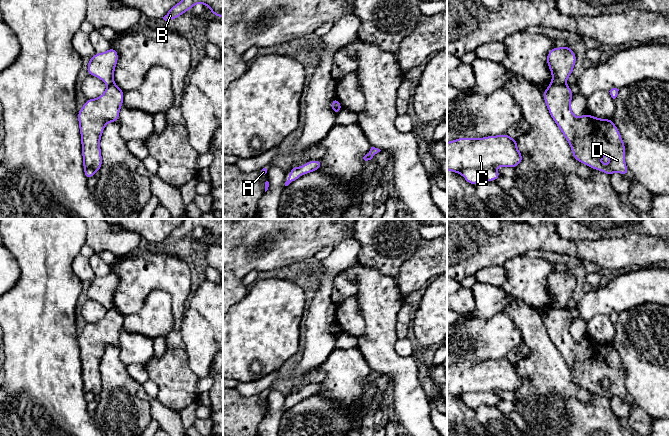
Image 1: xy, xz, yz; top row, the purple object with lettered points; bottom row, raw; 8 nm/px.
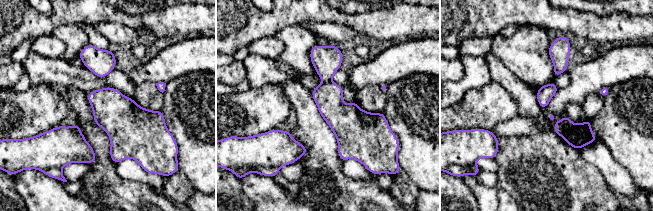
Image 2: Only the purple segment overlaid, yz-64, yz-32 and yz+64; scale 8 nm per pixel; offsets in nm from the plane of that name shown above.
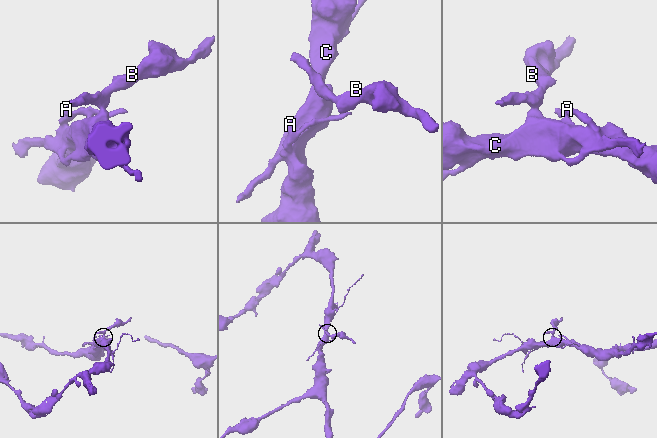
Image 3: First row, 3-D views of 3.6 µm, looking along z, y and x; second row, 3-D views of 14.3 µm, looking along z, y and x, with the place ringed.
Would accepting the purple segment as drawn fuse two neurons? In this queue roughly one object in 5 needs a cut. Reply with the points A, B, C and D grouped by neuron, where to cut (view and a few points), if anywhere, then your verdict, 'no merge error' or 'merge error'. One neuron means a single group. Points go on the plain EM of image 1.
A C D / B | yz (551, 306), (564, 308) | merge error

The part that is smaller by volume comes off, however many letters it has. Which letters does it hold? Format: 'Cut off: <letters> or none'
Cut off: B

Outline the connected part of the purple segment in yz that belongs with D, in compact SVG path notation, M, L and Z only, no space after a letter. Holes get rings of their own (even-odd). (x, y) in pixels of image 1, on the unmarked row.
M550 307L543 322L578 386L609 400L614 396L630 399L625 388L625 367L611 343L599 343L588 337L575 341L570 332L573 316L566 308ZM604 379L611 383L608 389L600 386Z

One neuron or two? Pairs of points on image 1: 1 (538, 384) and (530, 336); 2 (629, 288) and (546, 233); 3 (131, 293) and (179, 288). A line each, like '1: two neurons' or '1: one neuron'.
1: one neuron
2: two neurons
3: one neuron

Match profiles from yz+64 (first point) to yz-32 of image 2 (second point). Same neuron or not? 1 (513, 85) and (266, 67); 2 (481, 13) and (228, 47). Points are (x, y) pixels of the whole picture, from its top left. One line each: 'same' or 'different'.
1: different
2: same

